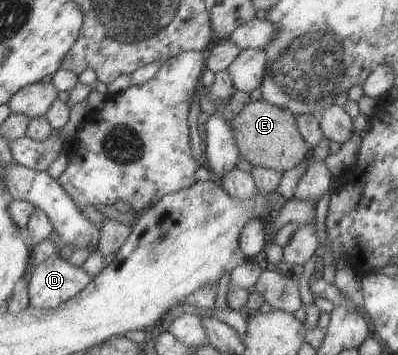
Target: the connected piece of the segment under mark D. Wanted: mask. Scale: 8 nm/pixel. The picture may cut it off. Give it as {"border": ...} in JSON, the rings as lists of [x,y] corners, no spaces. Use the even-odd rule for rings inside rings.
{"border":[[[59,256],[34,265],[28,280],[28,306],[49,309],[75,296],[92,276]]]}

